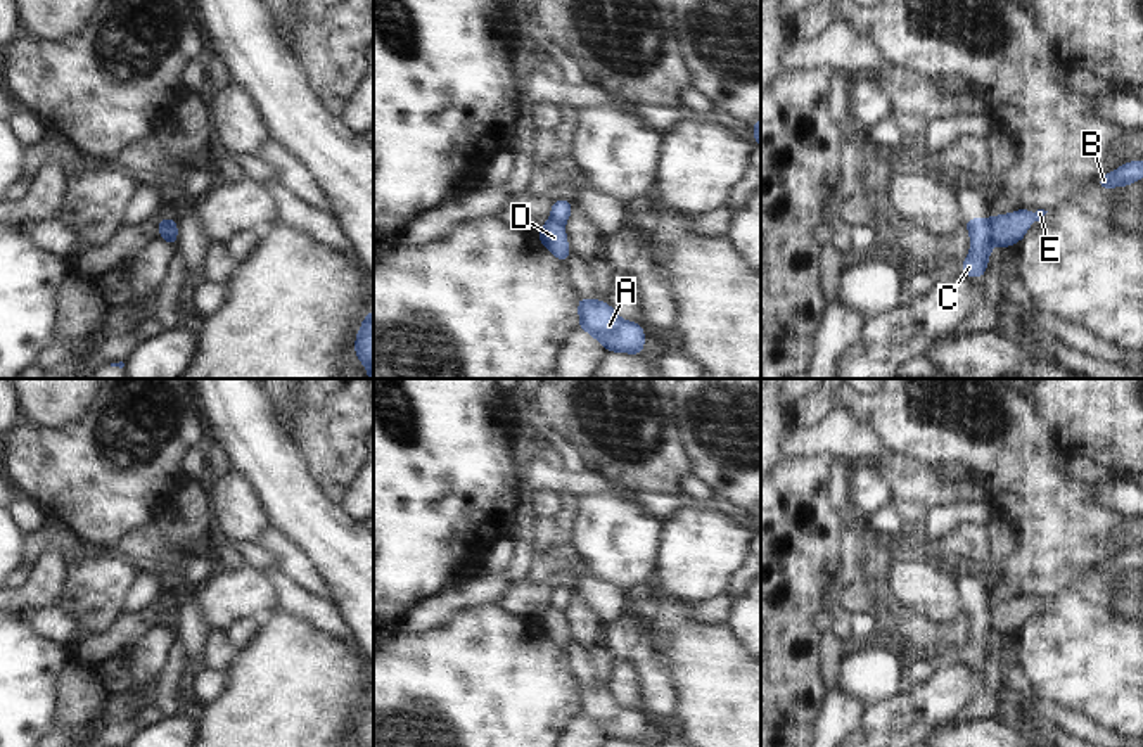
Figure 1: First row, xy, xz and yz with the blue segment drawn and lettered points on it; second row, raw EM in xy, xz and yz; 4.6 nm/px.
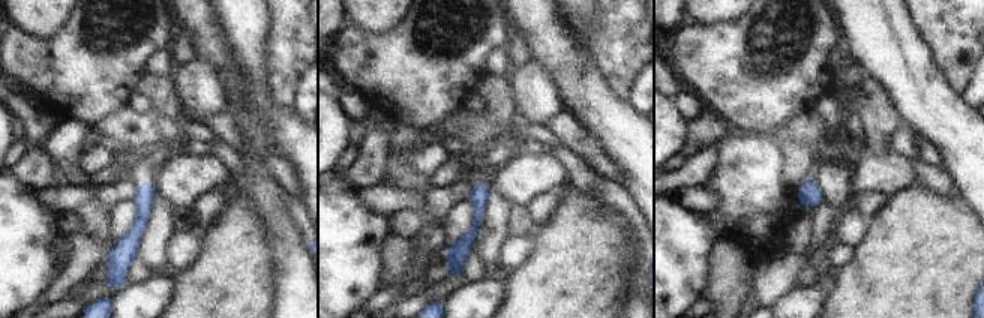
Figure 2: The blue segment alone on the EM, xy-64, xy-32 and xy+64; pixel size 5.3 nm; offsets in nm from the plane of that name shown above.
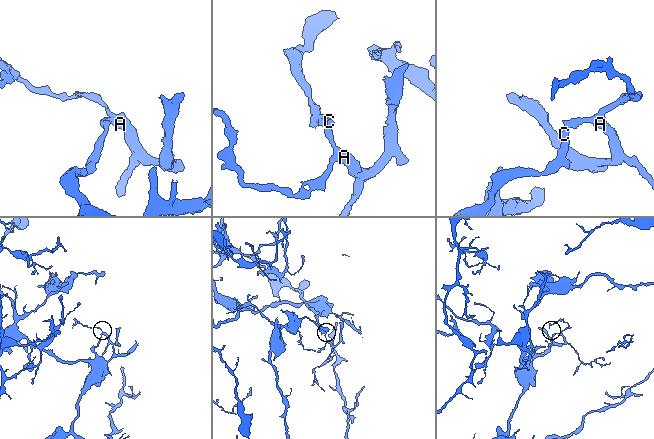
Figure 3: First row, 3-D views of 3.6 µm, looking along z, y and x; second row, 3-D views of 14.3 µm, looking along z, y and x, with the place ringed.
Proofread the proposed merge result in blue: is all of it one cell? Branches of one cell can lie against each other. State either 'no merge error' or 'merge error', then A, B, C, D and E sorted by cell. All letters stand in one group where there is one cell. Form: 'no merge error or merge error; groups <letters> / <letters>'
merge error; groups A B D E / C

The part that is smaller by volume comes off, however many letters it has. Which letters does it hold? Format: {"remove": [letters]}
{"remove": ["A", "B", "D", "E"]}

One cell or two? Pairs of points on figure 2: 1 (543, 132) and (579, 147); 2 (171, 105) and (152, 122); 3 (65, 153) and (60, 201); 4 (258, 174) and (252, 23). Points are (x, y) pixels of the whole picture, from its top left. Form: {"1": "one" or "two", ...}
{"1": "two", "2": "two", "3": "two", "4": "one"}

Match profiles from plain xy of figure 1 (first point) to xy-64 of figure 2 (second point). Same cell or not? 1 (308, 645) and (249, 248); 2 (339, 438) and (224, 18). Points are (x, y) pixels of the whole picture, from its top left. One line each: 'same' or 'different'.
1: same
2: different

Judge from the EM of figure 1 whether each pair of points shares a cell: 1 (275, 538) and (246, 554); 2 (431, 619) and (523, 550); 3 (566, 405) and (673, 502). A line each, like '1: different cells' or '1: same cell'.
1: different cells
2: same cell
3: different cells

